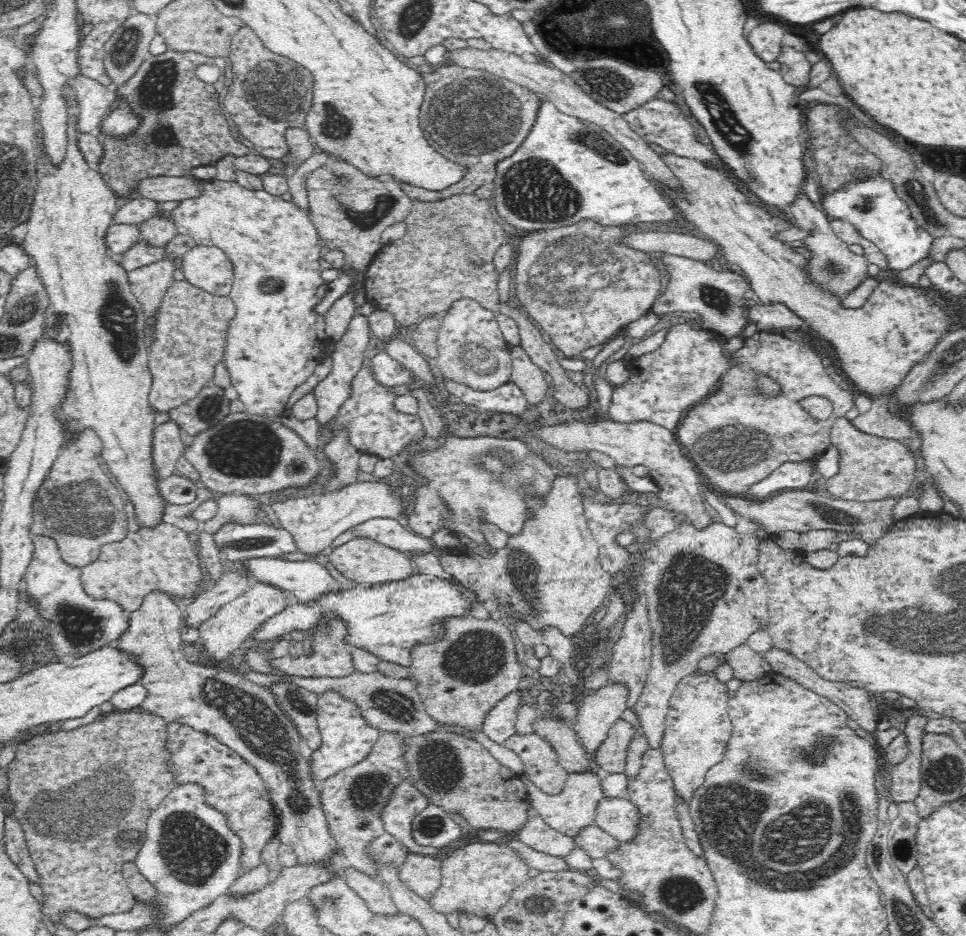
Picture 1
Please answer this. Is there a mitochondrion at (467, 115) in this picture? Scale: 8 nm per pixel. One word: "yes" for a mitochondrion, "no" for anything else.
yes

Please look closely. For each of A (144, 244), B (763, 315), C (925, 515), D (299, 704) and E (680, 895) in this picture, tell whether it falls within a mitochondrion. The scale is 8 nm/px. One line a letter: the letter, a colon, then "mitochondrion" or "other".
A: other
B: other
C: other
D: mitochondrion
E: mitochondrion

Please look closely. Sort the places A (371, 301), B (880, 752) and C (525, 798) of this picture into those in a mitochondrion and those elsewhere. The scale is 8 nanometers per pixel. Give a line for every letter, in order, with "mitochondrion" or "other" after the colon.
A: other
B: other
C: other

